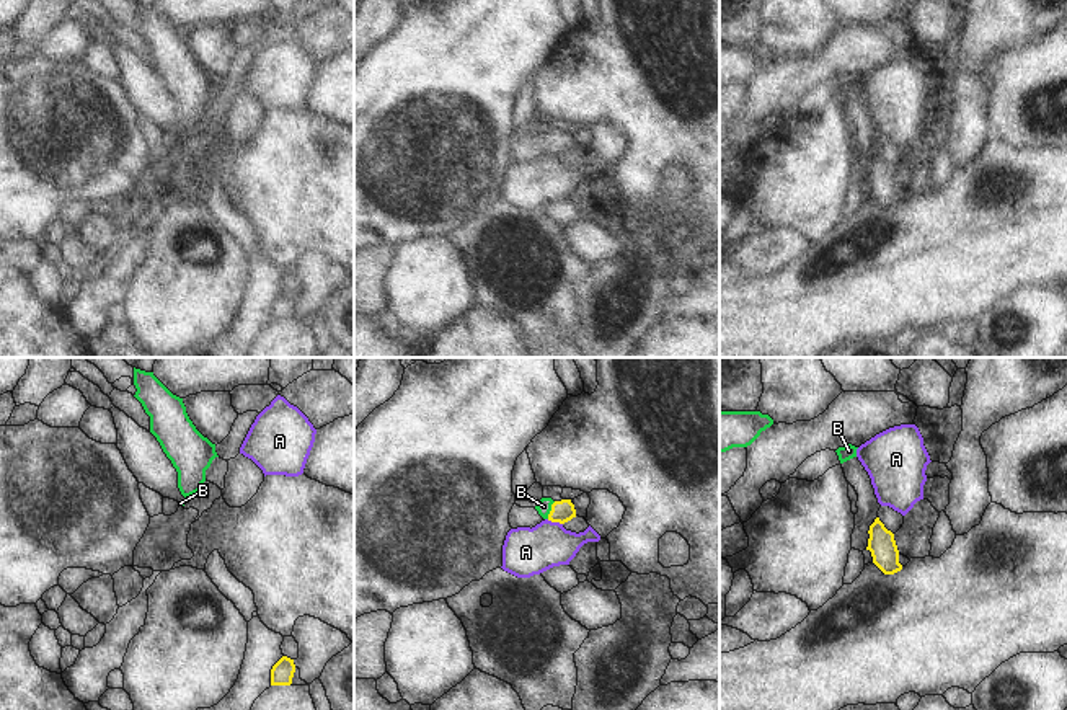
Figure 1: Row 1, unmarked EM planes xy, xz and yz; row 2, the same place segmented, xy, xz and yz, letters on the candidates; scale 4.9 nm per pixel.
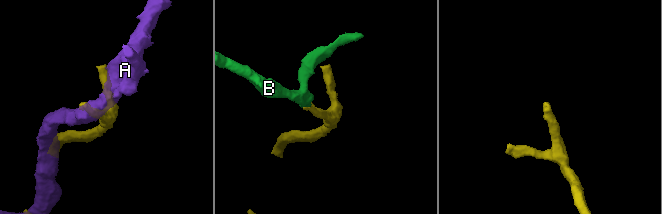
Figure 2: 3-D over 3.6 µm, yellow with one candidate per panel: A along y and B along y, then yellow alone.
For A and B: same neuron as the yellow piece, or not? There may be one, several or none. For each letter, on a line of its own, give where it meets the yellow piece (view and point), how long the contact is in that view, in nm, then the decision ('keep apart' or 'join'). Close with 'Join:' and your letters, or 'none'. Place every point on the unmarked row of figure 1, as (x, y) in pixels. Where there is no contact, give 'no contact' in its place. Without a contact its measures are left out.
A: contact xz (555, 155); length 80 nm; keep apart
B: contact xz (552, 144); length 100 nm; join
Join: B

